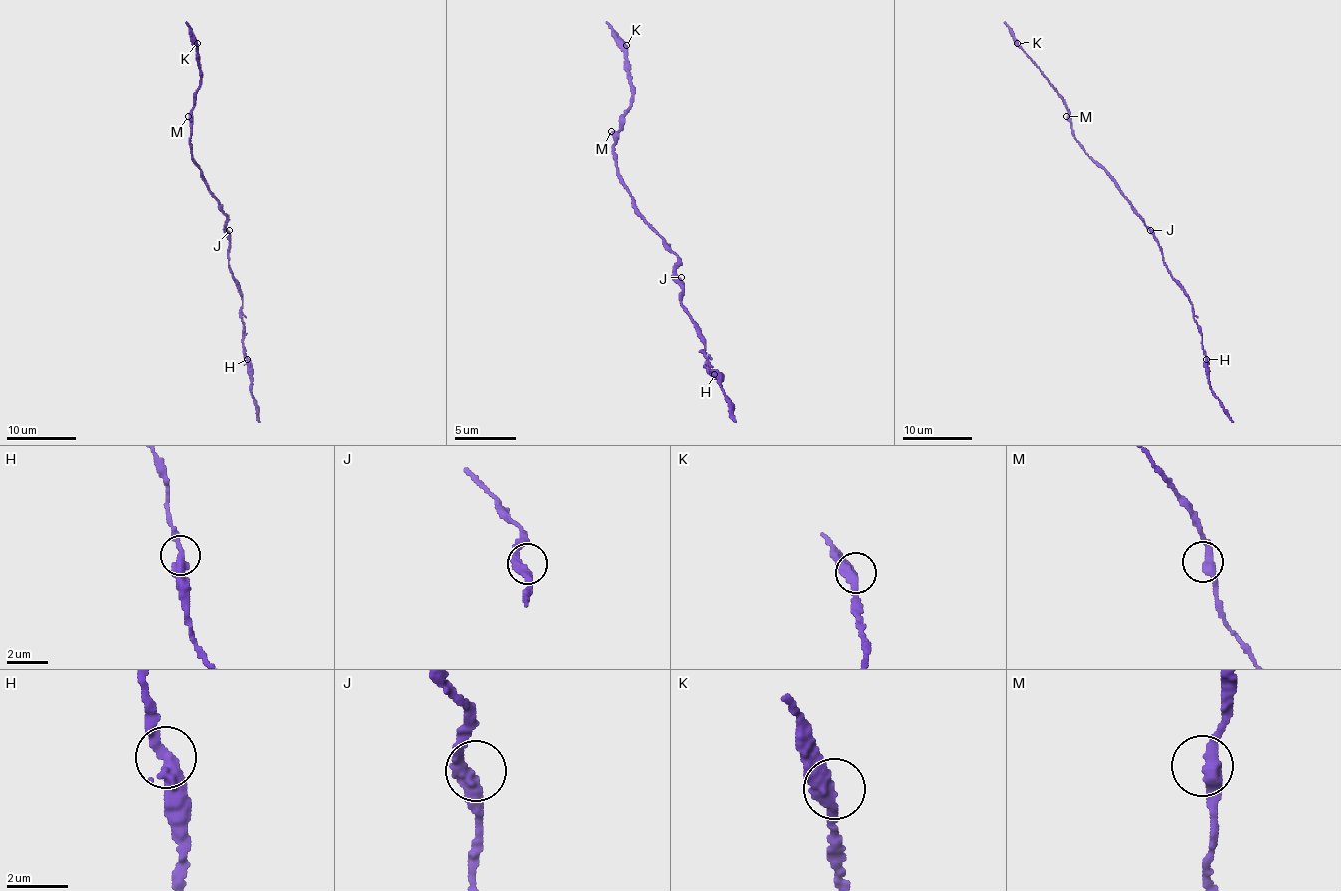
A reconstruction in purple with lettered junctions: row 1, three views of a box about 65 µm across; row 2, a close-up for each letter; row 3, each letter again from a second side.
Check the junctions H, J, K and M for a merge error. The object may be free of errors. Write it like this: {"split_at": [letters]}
{"split_at": []}

